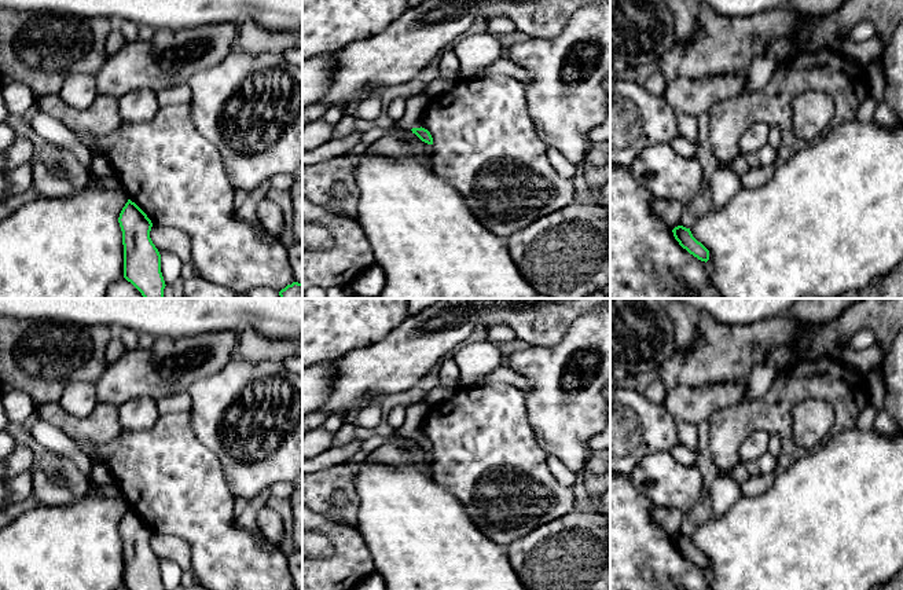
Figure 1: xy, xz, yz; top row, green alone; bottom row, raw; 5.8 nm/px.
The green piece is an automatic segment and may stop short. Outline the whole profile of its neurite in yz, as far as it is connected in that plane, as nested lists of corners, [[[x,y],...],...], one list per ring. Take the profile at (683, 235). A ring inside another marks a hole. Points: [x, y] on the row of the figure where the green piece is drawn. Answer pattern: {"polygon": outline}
{"polygon": [[[678,226],[672,232],[679,245],[690,254],[705,263],[709,260],[709,250],[693,237],[690,228]]]}

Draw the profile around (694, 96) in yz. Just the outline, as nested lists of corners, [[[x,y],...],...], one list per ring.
[[[745,73],[678,77],[667,83],[664,99],[676,114],[698,117],[709,113],[716,103],[742,95]]]

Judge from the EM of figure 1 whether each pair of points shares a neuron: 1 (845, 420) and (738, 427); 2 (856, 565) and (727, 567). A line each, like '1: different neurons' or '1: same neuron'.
1: same neuron
2: same neuron

